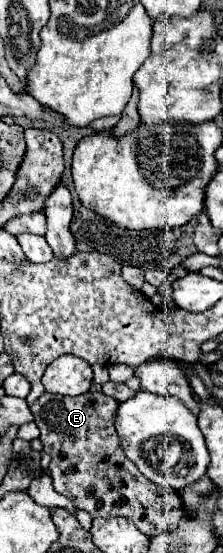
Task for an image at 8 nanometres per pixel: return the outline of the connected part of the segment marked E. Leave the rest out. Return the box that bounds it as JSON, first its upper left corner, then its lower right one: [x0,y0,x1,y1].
[31,392,185,536]

